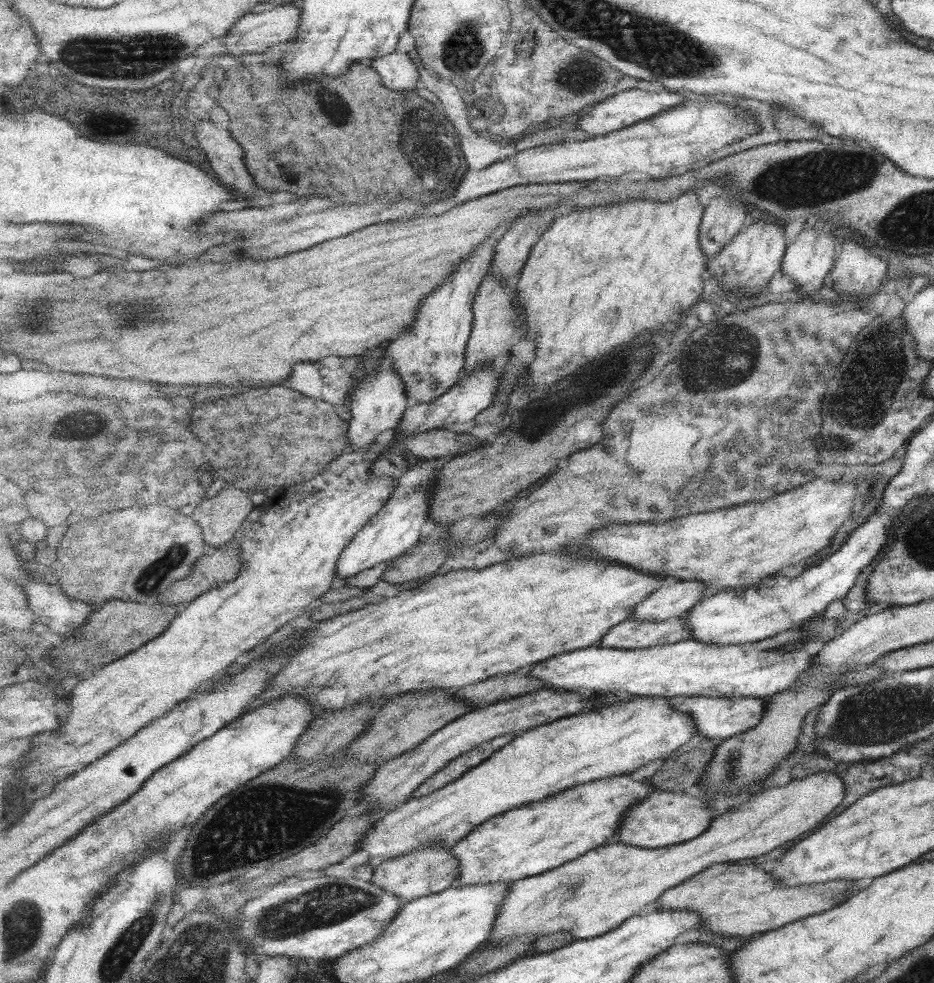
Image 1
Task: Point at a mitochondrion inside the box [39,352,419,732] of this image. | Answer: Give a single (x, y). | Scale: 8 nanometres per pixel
(153, 576)

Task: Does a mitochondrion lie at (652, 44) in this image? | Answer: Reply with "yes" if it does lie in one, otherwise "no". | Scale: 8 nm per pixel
yes

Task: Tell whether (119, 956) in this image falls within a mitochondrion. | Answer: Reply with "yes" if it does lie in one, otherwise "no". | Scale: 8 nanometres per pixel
yes

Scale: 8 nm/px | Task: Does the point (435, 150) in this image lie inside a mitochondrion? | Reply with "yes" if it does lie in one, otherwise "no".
yes

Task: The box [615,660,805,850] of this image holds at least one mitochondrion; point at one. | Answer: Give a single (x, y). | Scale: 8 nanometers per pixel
(731, 764)

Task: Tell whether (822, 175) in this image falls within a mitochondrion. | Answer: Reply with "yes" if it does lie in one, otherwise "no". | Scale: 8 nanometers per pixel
yes

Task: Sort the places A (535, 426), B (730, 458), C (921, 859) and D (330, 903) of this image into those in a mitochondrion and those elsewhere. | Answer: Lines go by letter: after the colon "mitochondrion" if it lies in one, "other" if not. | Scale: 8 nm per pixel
A: mitochondrion
B: mitochondrion
C: other
D: mitochondrion

